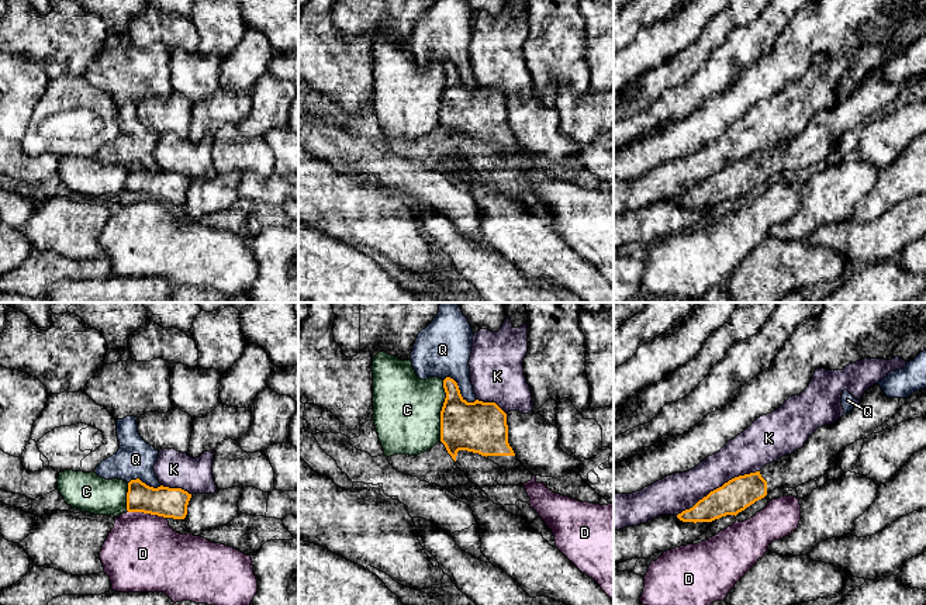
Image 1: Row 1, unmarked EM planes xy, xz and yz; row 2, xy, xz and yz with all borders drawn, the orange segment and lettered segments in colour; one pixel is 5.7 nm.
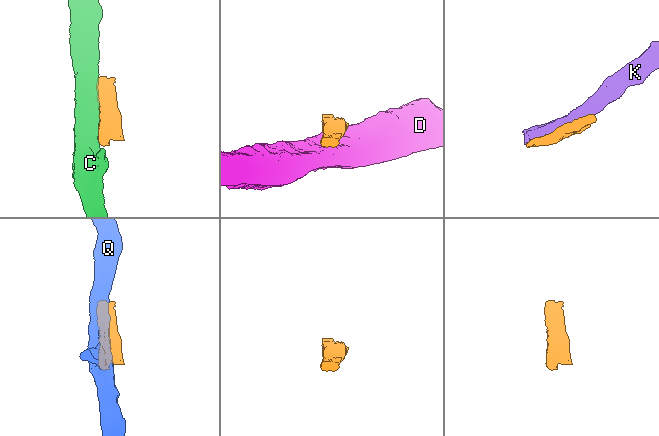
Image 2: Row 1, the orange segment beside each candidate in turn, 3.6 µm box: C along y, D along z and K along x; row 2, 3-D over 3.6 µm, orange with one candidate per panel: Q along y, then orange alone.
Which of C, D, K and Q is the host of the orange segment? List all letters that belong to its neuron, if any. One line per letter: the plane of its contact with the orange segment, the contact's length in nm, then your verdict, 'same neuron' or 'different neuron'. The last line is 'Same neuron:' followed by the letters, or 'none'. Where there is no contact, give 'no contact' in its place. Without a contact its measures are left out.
C: meets orange in xz; contact 340 nm long; different neuron
D: meets orange in xy; contact 220 nm long; different neuron
K: meets orange in yz; contact 550 nm long; different neuron
Q: meets orange in xz; contact 220 nm long; different neuron
Same neuron: none

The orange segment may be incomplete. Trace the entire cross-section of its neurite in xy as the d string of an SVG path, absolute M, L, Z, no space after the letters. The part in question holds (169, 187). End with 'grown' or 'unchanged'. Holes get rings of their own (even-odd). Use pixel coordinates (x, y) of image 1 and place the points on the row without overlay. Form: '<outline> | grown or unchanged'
M139 163L128 167L127 196L184 204L191 179L182 173L149 172Z | unchanged

